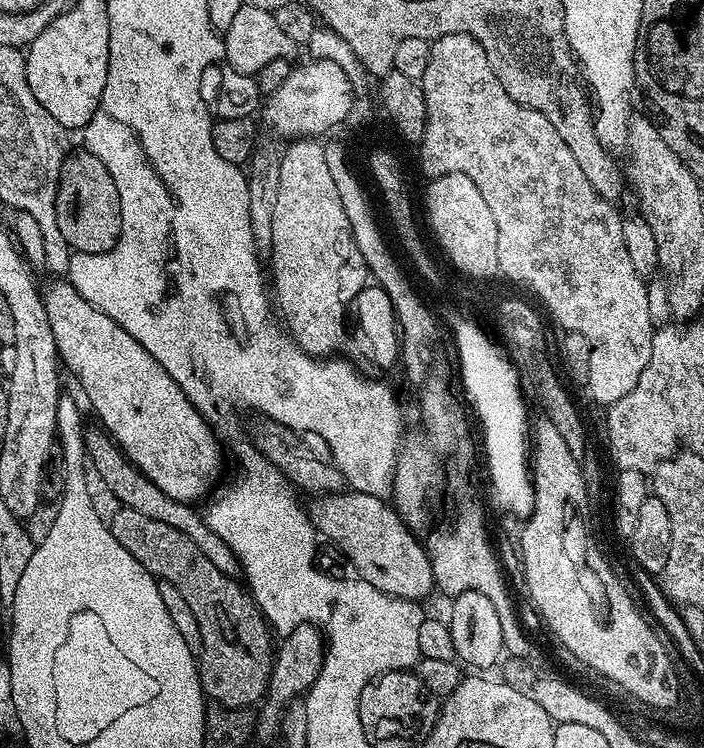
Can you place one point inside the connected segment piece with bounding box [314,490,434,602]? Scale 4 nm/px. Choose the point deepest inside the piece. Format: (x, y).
(383, 547)

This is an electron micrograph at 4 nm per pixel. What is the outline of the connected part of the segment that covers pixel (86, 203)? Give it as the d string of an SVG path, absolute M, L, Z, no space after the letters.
M87 150L69 151L60 168L60 181L56 191L56 217L58 230L73 253L85 252L91 256L104 256L120 243L124 217L120 215L118 186L110 178L110 170Z

